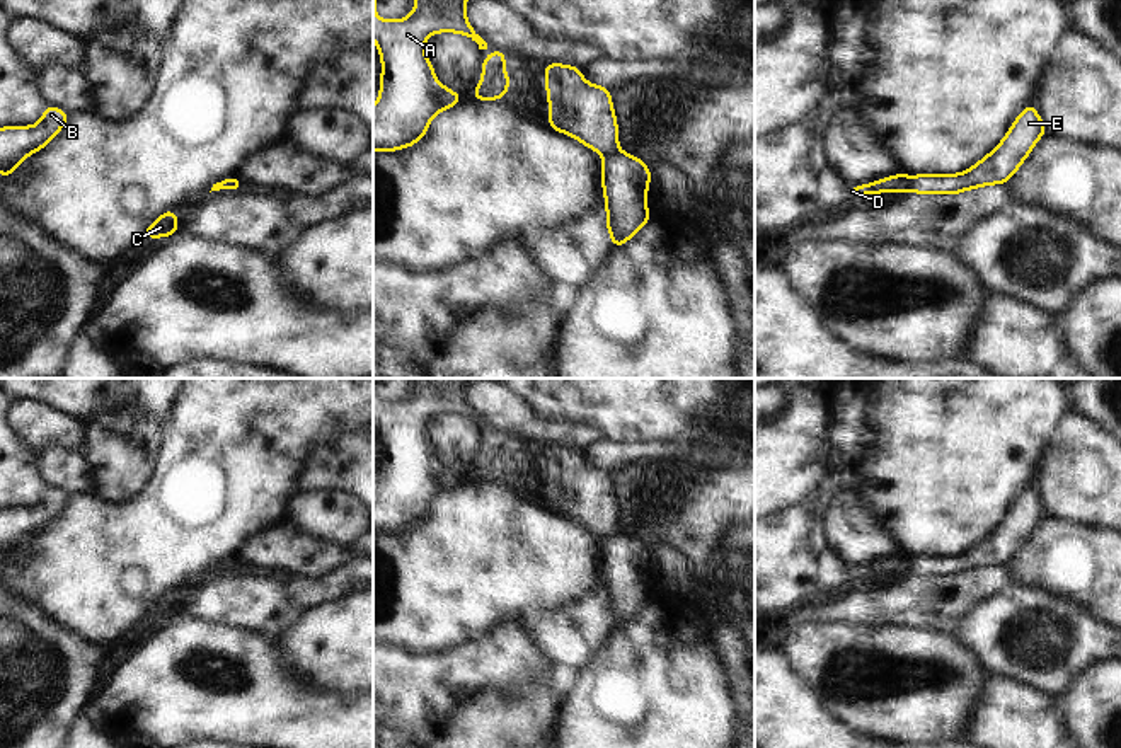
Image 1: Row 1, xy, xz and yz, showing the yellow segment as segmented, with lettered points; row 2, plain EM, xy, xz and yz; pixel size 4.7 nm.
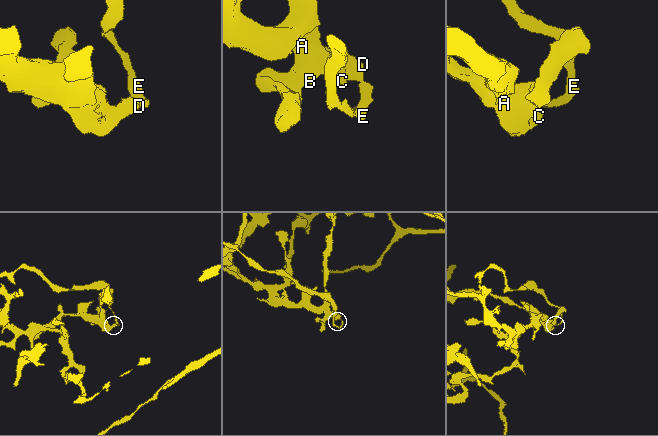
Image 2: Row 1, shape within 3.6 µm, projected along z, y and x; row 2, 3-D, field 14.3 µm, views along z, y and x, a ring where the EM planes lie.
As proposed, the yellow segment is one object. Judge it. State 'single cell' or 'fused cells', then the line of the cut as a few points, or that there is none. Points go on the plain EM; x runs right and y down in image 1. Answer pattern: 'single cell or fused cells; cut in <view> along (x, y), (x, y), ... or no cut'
fused cells; cut in xz along (619, 532), (605, 539)

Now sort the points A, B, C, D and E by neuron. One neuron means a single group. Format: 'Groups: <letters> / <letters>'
Groups: A B C D / E.

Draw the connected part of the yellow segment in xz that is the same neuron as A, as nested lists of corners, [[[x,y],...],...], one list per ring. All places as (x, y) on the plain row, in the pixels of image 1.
[[[373,378],[373,421],[378,426],[382,440],[380,479],[373,487],[373,532],[395,533],[409,530],[428,515],[428,504],[445,491],[450,491],[463,482],[451,470],[441,467],[434,458],[434,448],[424,434],[426,421],[434,414],[460,414],[479,426],[479,431],[487,431],[487,424],[475,414],[465,399],[469,378],[416,378],[414,392],[400,402],[383,402],[375,395],[377,378]]]

